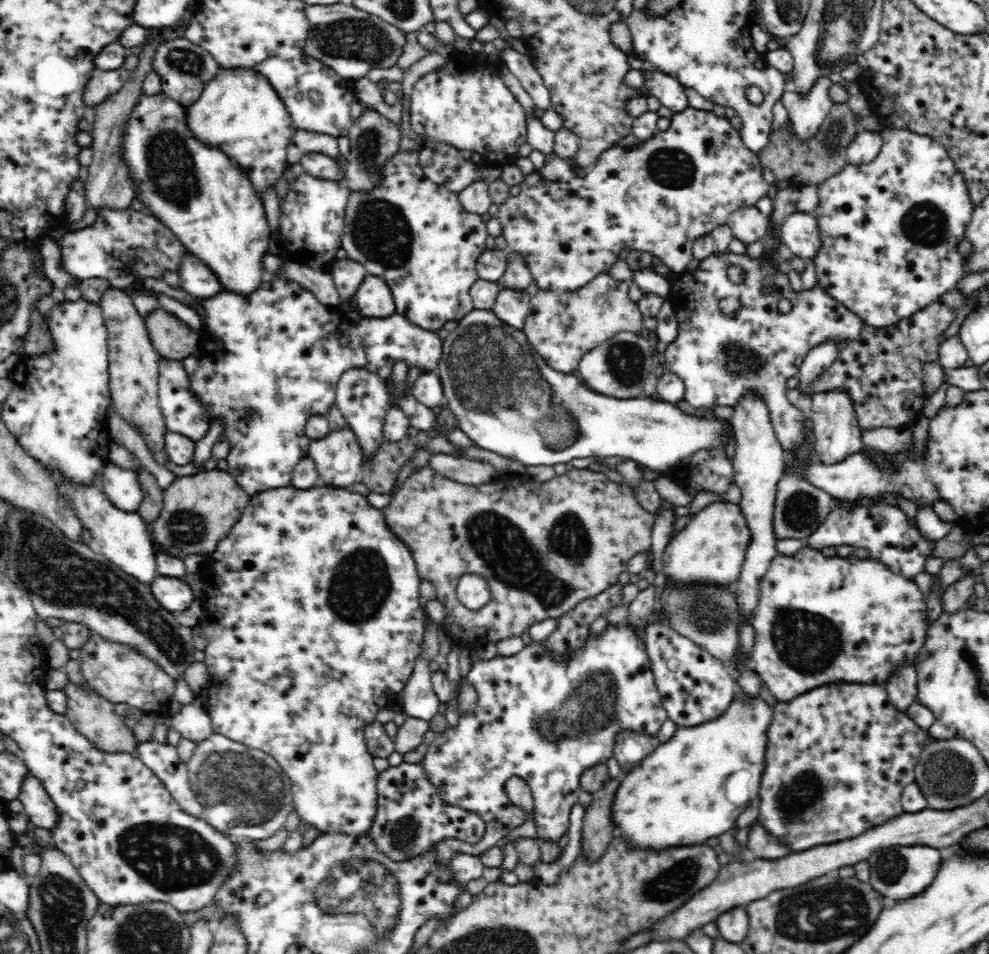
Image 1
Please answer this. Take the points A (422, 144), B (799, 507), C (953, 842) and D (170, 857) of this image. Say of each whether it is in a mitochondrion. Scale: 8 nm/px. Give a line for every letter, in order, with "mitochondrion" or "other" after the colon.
A: other
B: mitochondrion
C: other
D: mitochondrion

